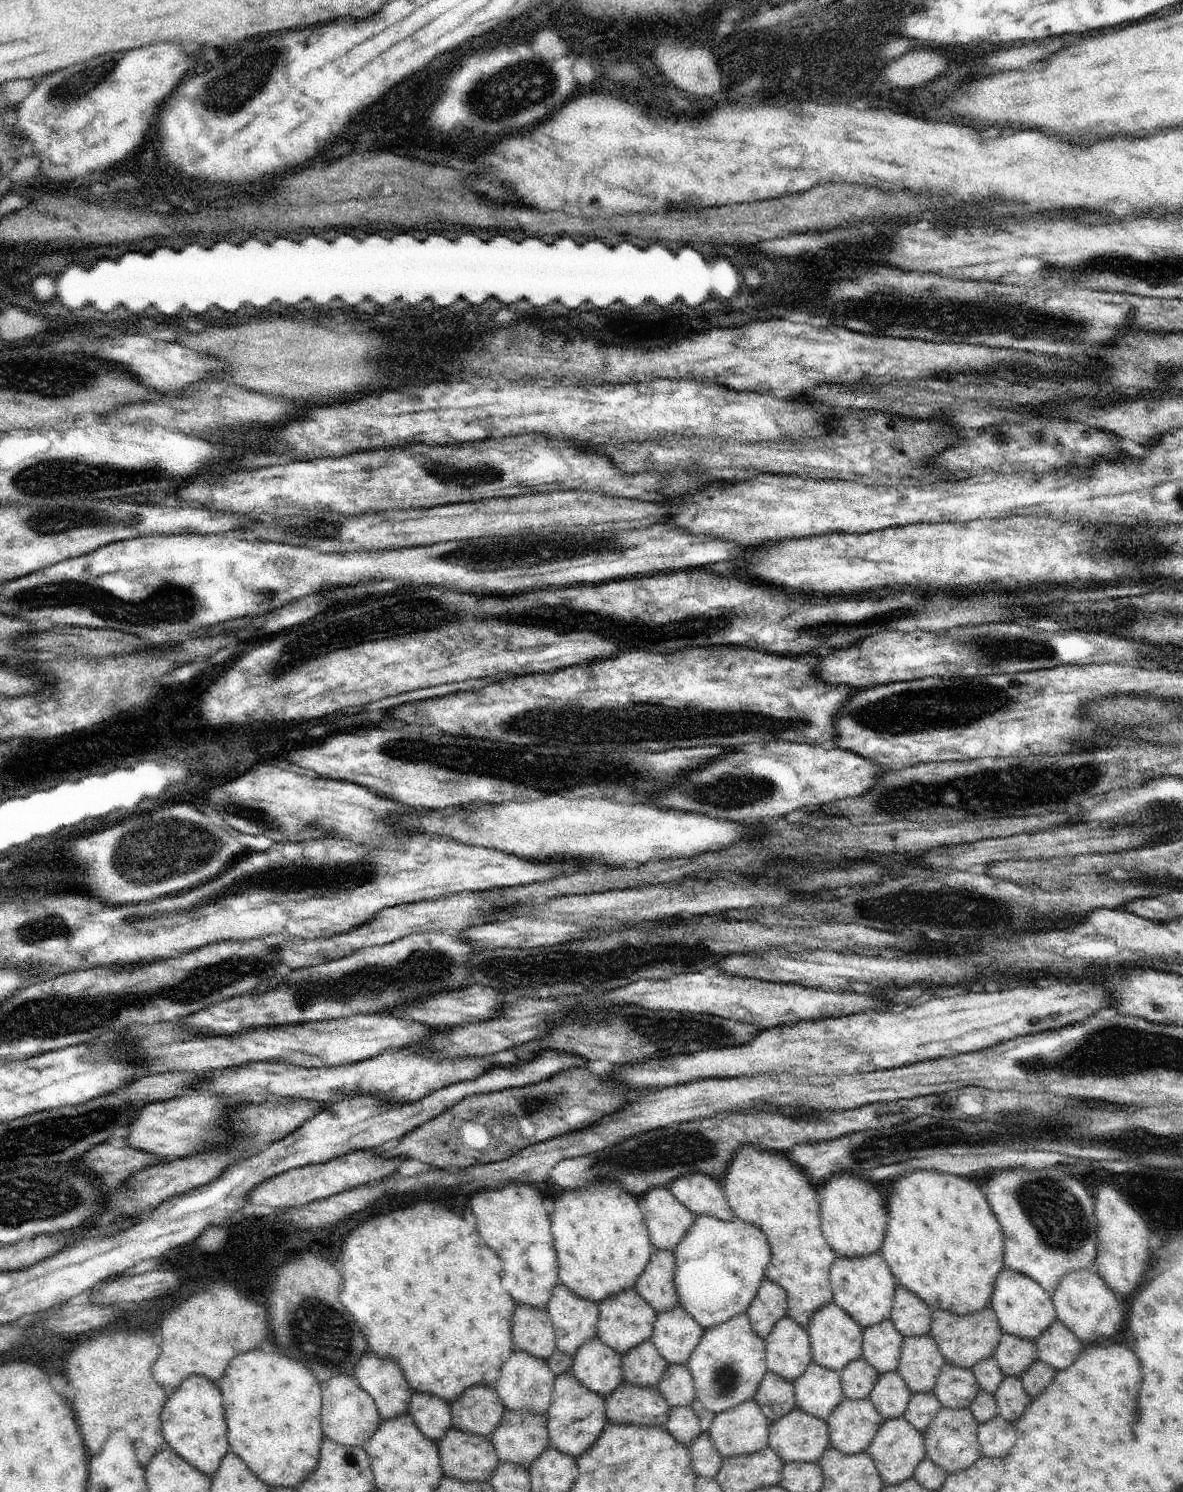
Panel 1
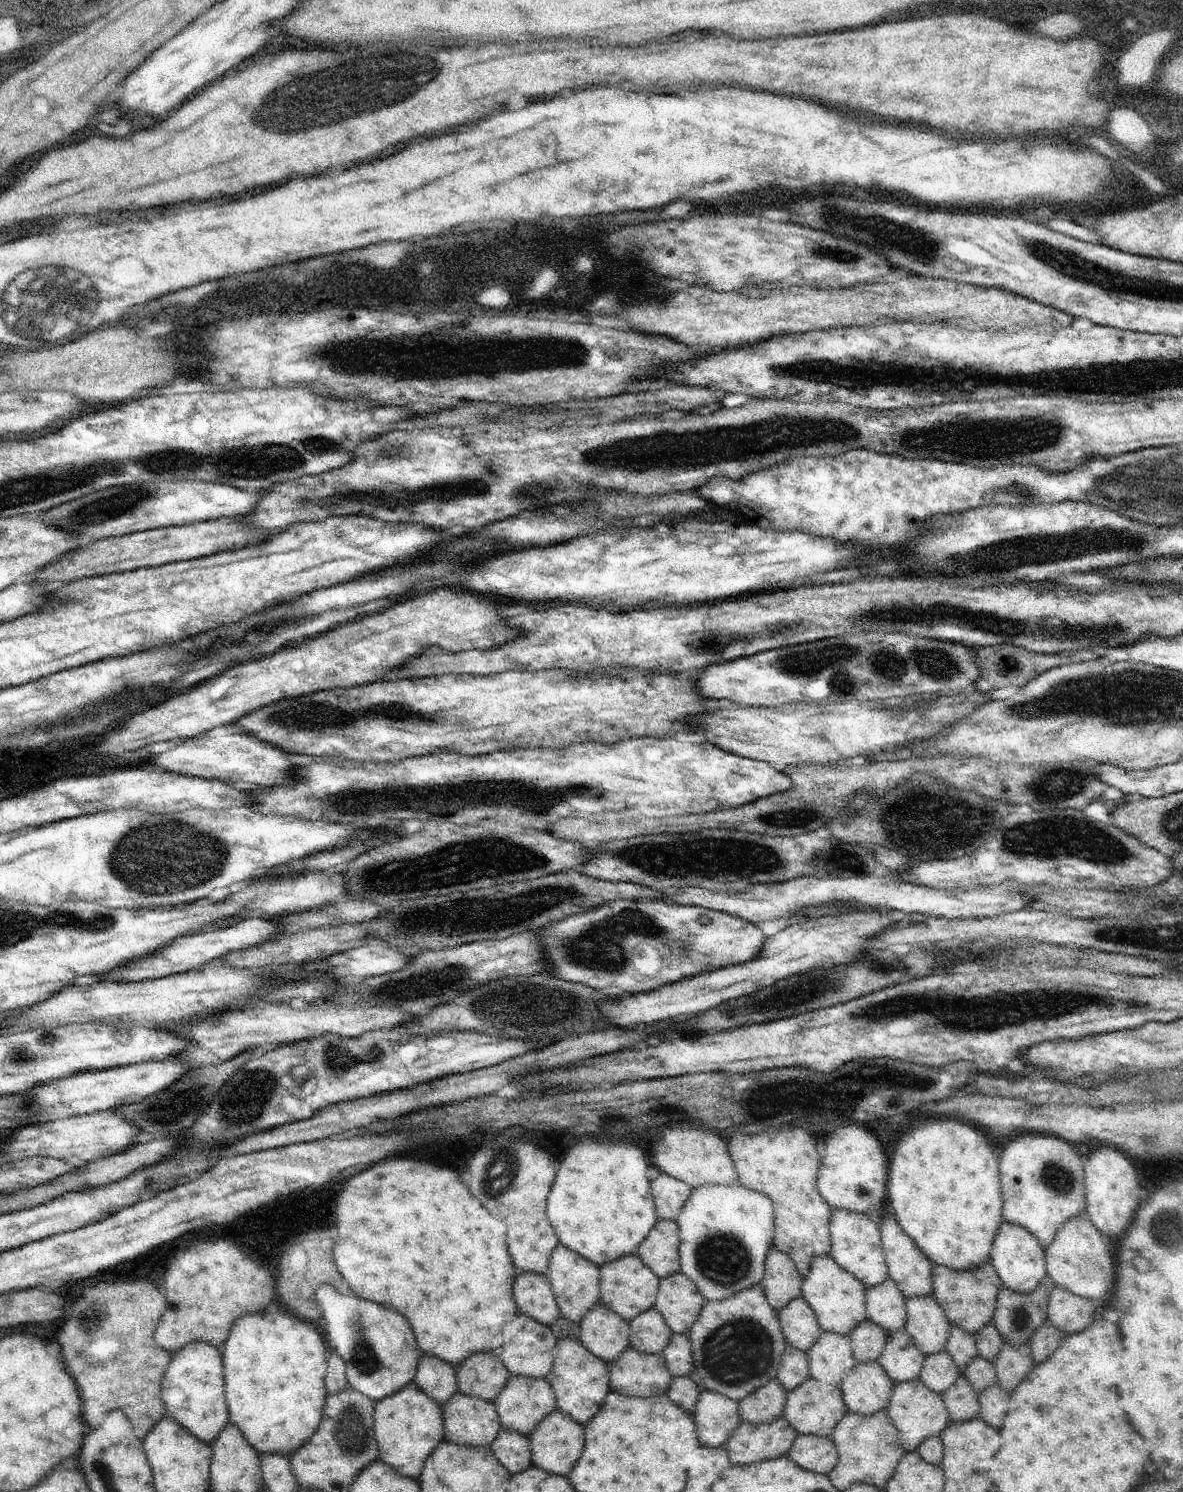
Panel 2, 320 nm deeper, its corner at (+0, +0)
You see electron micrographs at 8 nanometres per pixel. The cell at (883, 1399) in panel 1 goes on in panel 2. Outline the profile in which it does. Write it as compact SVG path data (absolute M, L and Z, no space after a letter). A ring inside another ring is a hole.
M902 1327L887 1337L878 1361L896 1384L920 1377L924 1359L912 1335Z

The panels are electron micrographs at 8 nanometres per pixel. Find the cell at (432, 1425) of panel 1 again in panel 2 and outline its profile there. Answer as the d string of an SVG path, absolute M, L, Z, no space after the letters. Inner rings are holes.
M428 1354L420 1358L413 1380L436 1402L445 1403L459 1390L456 1370L452 1368L452 1364Z

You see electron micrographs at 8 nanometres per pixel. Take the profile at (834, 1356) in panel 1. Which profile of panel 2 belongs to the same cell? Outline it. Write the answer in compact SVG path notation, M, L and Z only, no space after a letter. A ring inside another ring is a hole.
M823 1254L811 1260L808 1274L801 1284L801 1295L816 1313L822 1330L846 1335L867 1319L865 1289L864 1283L854 1273L840 1266L830 1254Z

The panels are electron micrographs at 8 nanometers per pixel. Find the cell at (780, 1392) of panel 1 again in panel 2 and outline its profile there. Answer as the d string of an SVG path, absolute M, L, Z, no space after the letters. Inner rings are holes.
M787 1345L781 1356L777 1379L789 1393L809 1377L809 1358L806 1351Z

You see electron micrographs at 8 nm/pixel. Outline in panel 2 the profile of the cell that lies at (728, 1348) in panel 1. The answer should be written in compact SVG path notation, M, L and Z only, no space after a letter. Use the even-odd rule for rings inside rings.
M760 1283L719 1301L708 1301L704 1305L696 1322L691 1326L690 1334L695 1360L693 1367L696 1368L708 1390L721 1392L725 1397L740 1402L751 1392L777 1378L781 1356L788 1345L779 1323L778 1313L779 1311L768 1302L765 1288Z

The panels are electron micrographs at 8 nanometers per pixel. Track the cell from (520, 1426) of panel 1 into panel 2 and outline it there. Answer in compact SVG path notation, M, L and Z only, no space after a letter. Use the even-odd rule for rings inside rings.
M510 1375L504 1388L495 1398L499 1419L504 1429L519 1432L523 1435L531 1435L531 1432L543 1421L548 1414L557 1408L555 1394L547 1378L532 1378L524 1375Z

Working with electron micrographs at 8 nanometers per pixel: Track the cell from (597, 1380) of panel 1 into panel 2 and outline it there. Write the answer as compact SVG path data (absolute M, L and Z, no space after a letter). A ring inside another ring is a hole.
M602 1302L596 1303L582 1317L580 1326L578 1339L584 1348L608 1364L630 1346L629 1322Z

